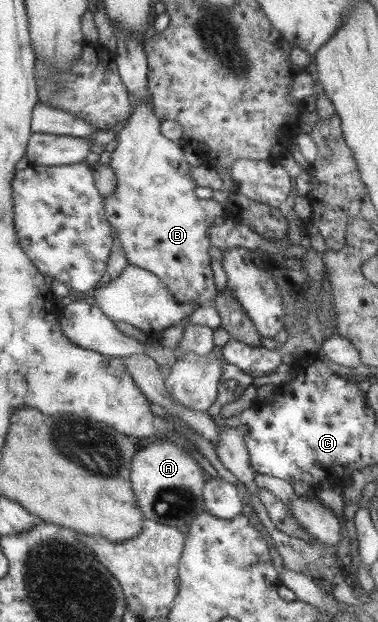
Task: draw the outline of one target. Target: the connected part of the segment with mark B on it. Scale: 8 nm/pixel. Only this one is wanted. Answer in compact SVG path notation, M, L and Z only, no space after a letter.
M148 91L146 99L149 100L149 102L133 104L134 108L126 119L125 125L115 135L115 139L111 142L111 146L108 147L110 149L110 160L108 166L115 174L116 183L113 194L107 198L103 198L103 213L105 213L105 218L107 219L110 230L117 235L117 239L120 241L119 243L128 265L133 265L135 267L139 267L139 269L147 270L149 273L157 276L178 302L195 302L197 306L210 305L216 290L213 284L213 276L211 276L211 264L209 264L209 259L211 258L207 254L207 249L209 249L207 229L209 229L209 225L213 224L215 217L222 215L223 204L216 203L212 199L198 199L195 197L194 191L197 186L195 186L195 182L193 182L193 179L191 179L191 176L189 175L191 167L187 162L185 162L185 158L183 157L182 143L175 143L165 138L159 132L159 124L161 121L152 110Z

